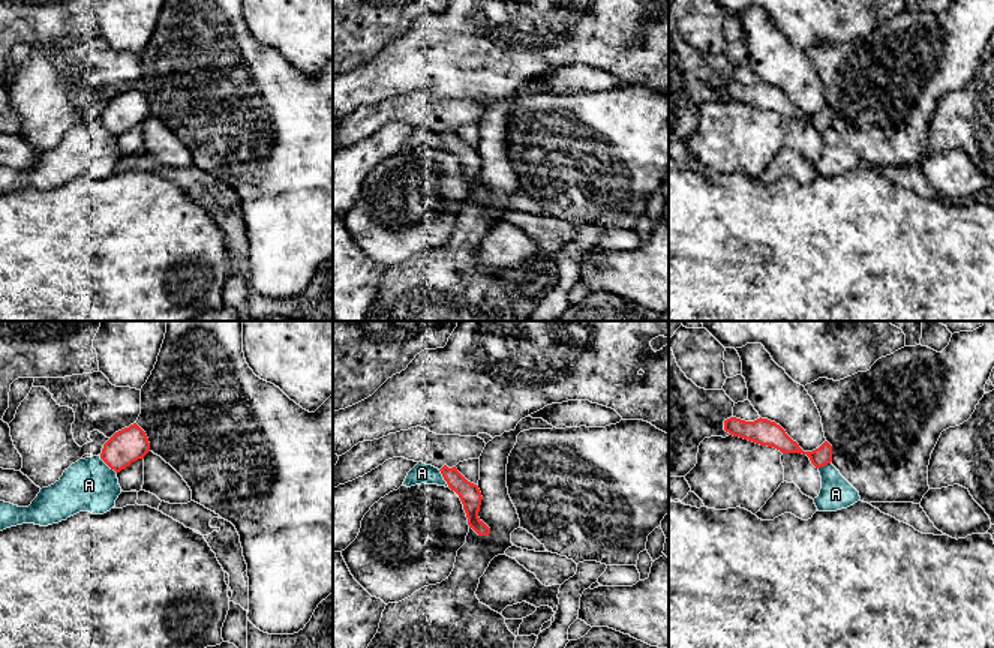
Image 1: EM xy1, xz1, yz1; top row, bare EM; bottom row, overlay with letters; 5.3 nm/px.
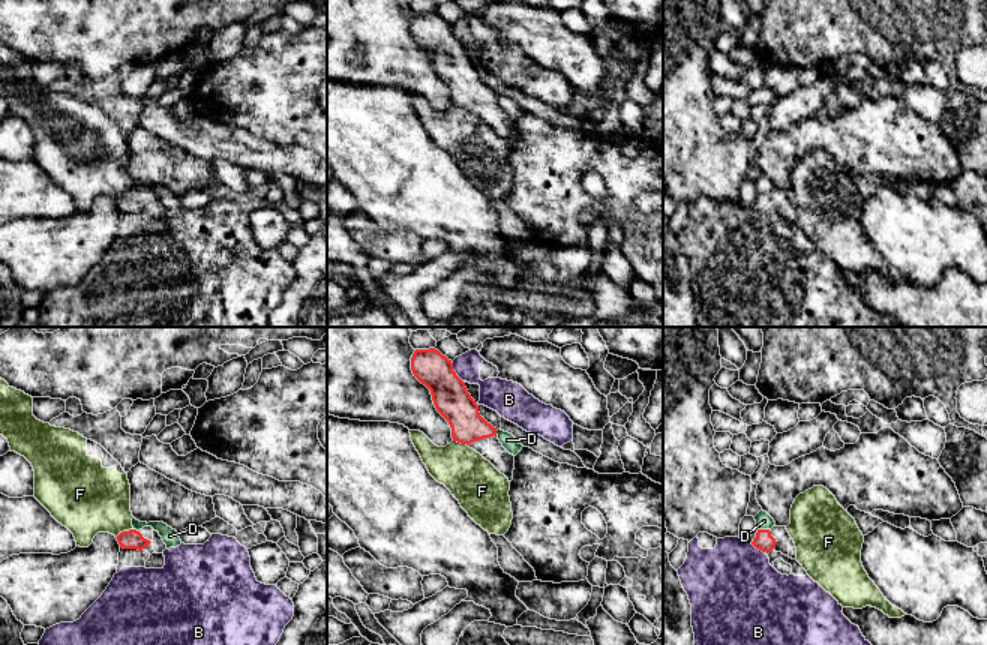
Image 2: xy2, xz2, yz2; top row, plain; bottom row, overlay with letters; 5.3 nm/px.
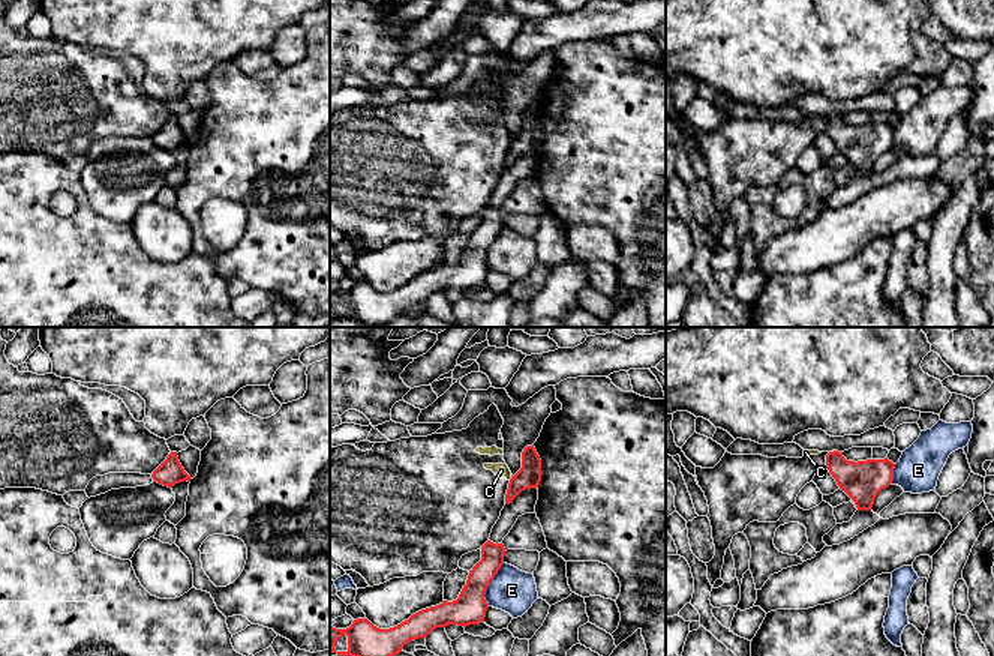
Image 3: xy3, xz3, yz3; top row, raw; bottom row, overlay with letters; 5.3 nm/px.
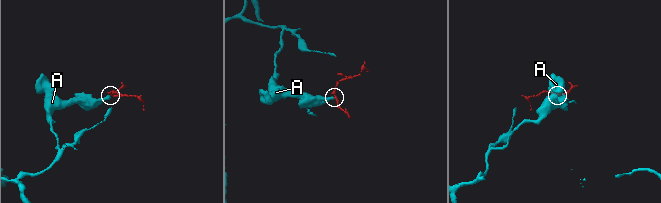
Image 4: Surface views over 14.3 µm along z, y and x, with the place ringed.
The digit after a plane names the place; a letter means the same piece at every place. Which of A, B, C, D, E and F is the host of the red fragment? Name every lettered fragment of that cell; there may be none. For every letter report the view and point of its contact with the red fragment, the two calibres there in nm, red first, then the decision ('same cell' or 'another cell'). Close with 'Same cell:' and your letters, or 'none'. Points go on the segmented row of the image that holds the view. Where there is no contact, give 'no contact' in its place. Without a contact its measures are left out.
A: meets red in xy1 at (108, 465); 190 nm thick on the red side, 280 nm on the other; another cell
B: meets red in xz2 at (455, 372); 190 nm thick on the red side, 170 nm on the other; another cell
C: meets red in xz3 at (511, 478); 130 nm thick on the red side, 80 nm on the other; another cell
D: meets red in yz2 at (764, 530); 100 nm thick on the red side, 90 nm on the other; another cell
E: meets red in xz3 at (489, 583); 180 nm thick on the red side, 240 nm on the other; another cell
F: meets red in xy2 at (123, 531); 110 nm thick on the red side, 360 nm on the other; another cell
Same cell: none

